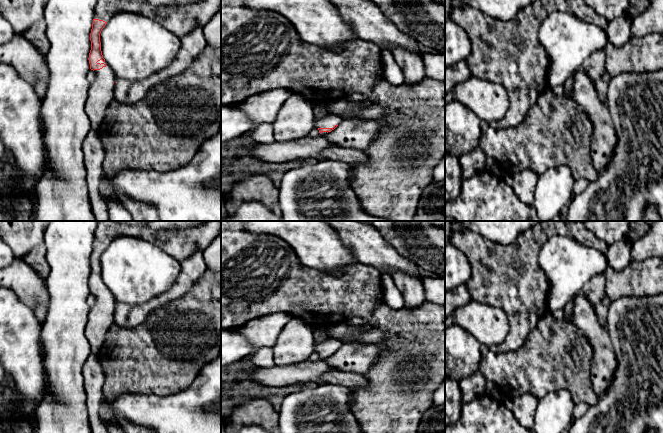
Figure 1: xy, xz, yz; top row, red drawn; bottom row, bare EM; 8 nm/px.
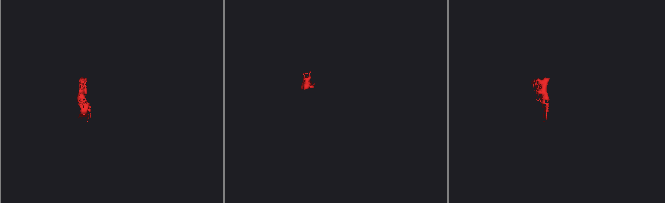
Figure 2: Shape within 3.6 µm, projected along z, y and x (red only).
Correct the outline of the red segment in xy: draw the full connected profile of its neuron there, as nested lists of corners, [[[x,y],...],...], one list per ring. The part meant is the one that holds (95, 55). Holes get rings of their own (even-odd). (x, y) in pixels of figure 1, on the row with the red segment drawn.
[[[97,0],[90,33],[90,69],[96,79],[90,83],[85,111],[92,129],[101,126],[106,108],[113,100],[115,75],[103,58],[100,33],[114,14],[119,12],[136,13],[146,16],[166,30],[182,38],[198,26],[206,25],[221,6],[221,0],[201,0],[196,3],[178,6],[152,6],[148,3],[134,3],[123,0]]]

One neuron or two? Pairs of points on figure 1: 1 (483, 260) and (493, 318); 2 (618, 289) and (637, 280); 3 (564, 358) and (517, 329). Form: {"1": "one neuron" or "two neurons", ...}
{"1": "two neurons", "2": "one neuron", "3": "two neurons"}

